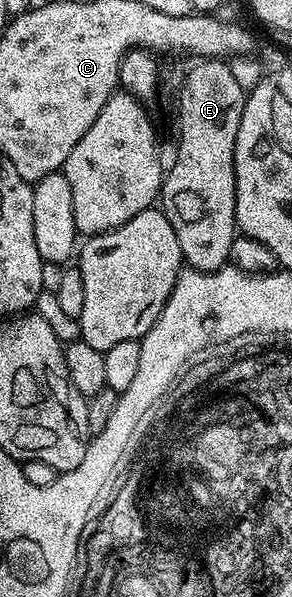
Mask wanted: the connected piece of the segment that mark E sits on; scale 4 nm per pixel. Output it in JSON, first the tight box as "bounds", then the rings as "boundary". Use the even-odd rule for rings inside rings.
{"bounds":[159,58,247,272],"boundary":[[[205,58],[190,70],[185,78],[185,85],[181,88],[181,133],[177,136],[177,157],[173,160],[173,165],[168,165],[161,181],[161,195],[159,197],[160,211],[165,213],[165,217],[171,222],[175,234],[179,238],[179,250],[182,261],[194,272],[215,272],[218,268],[226,267],[231,250],[231,242],[234,236],[238,235],[239,229],[235,218],[235,138],[239,134],[239,122],[243,118],[243,106],[247,92],[235,82],[235,74],[231,74],[228,63],[221,58]]]}

